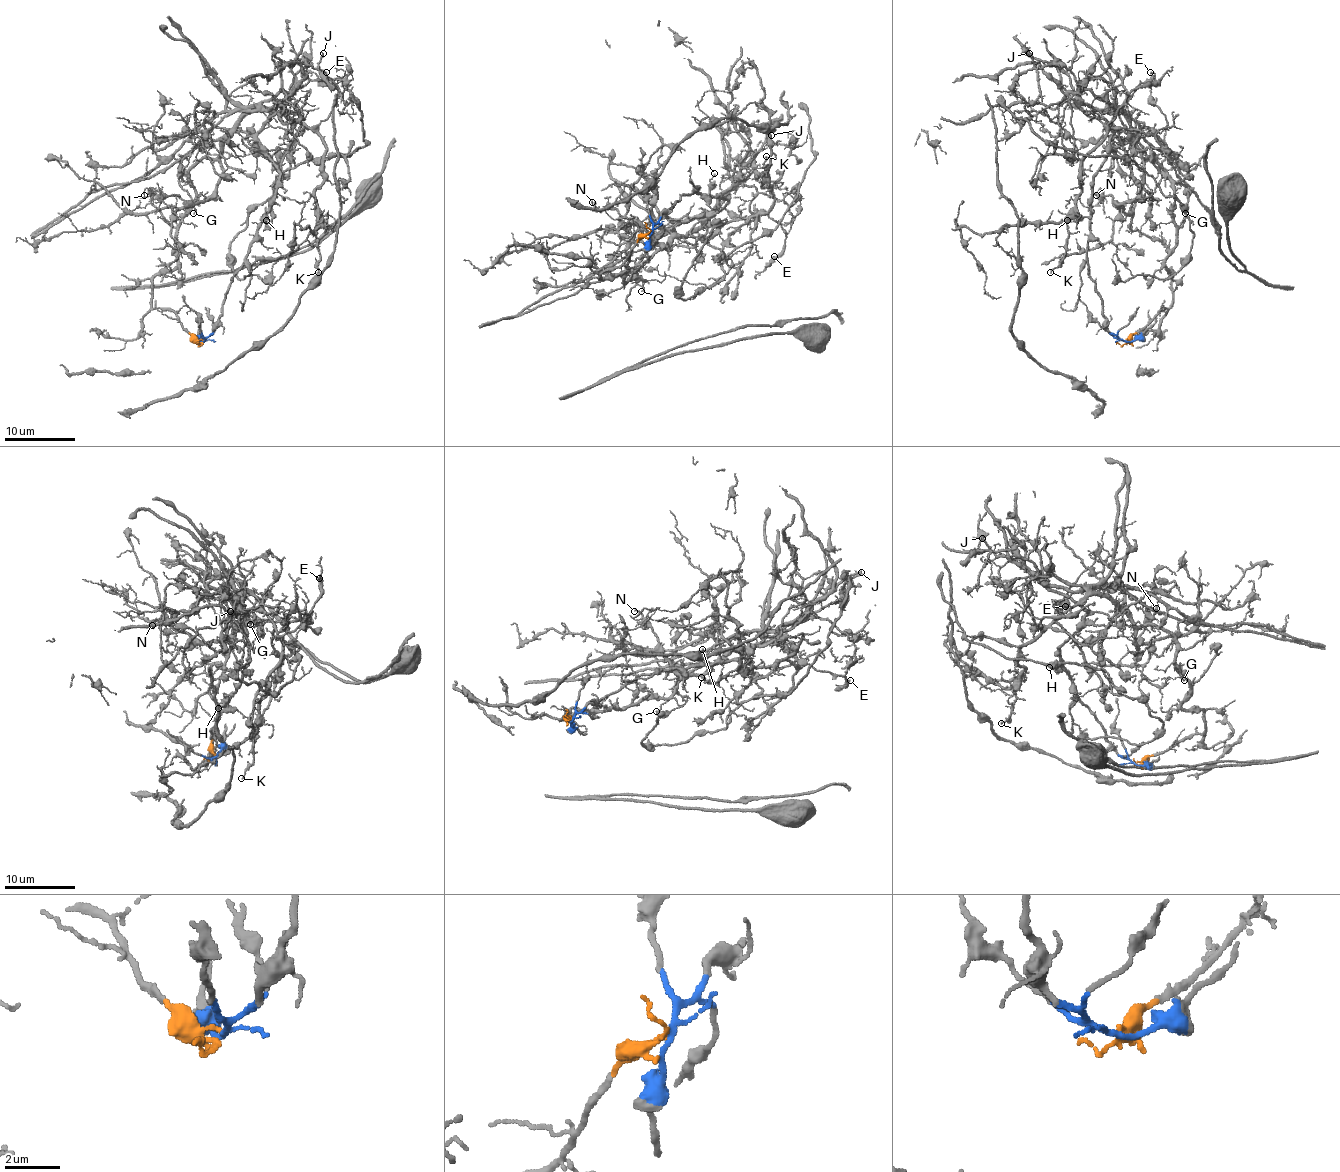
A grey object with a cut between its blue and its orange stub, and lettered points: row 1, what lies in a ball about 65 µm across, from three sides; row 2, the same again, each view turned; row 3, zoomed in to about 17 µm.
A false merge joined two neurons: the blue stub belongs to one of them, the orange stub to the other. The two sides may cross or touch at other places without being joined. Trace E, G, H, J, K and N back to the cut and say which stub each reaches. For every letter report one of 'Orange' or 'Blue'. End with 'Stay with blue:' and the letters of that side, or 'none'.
E: Orange
G: Orange
H: Blue
J: Blue
K: Orange
N: Orange
Stay with blue: H, J

